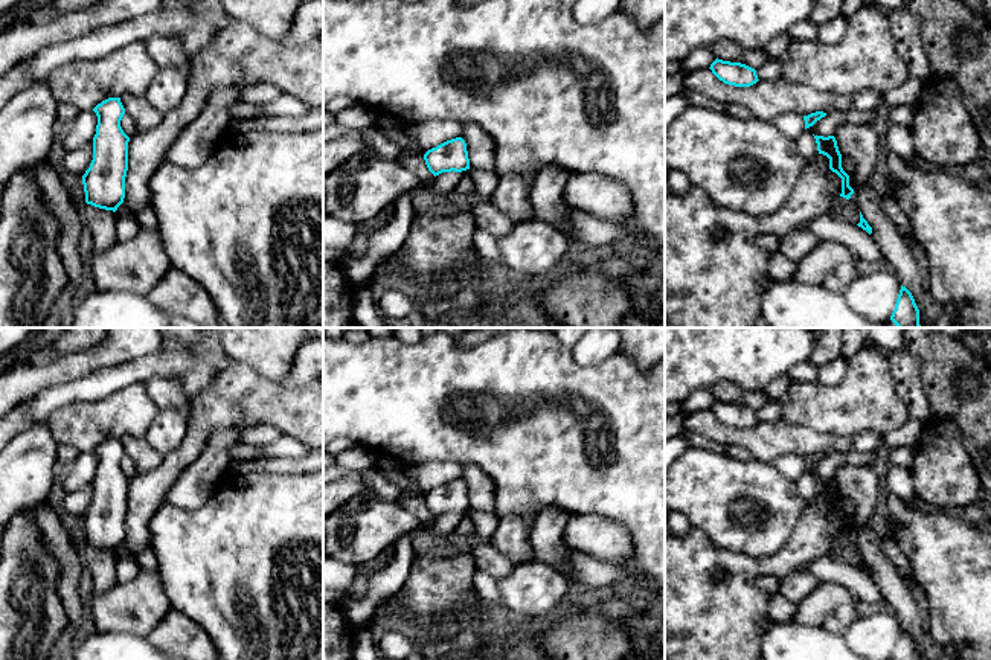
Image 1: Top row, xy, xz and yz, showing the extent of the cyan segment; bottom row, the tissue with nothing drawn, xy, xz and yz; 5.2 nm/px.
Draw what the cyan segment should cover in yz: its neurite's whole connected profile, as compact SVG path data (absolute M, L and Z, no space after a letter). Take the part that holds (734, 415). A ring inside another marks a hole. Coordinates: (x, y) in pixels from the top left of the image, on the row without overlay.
M717 399L709 410L720 422L735 428L750 428L759 422L756 412L741 404Z

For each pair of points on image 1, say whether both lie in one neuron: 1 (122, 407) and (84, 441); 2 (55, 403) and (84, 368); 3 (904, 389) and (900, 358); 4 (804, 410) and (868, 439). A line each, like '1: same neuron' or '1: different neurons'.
1: same neuron
2: different neurons
3: same neuron
4: different neurons

